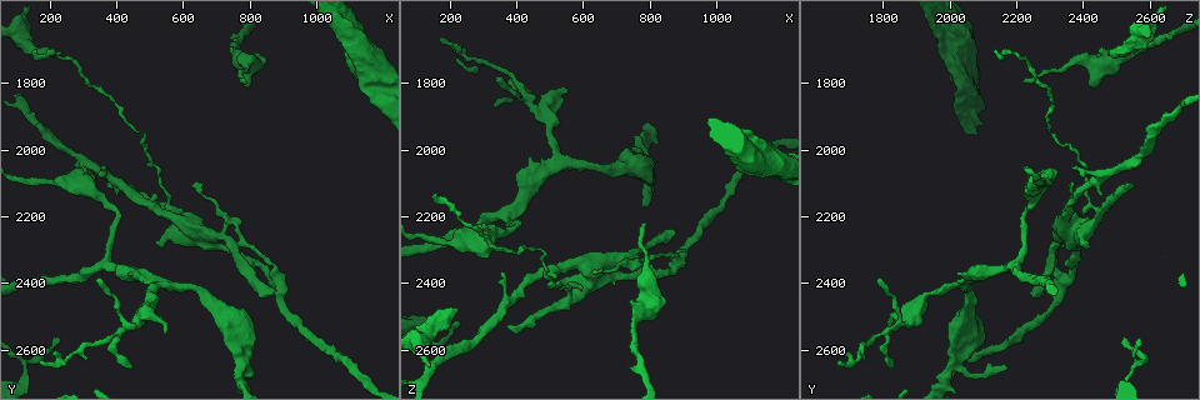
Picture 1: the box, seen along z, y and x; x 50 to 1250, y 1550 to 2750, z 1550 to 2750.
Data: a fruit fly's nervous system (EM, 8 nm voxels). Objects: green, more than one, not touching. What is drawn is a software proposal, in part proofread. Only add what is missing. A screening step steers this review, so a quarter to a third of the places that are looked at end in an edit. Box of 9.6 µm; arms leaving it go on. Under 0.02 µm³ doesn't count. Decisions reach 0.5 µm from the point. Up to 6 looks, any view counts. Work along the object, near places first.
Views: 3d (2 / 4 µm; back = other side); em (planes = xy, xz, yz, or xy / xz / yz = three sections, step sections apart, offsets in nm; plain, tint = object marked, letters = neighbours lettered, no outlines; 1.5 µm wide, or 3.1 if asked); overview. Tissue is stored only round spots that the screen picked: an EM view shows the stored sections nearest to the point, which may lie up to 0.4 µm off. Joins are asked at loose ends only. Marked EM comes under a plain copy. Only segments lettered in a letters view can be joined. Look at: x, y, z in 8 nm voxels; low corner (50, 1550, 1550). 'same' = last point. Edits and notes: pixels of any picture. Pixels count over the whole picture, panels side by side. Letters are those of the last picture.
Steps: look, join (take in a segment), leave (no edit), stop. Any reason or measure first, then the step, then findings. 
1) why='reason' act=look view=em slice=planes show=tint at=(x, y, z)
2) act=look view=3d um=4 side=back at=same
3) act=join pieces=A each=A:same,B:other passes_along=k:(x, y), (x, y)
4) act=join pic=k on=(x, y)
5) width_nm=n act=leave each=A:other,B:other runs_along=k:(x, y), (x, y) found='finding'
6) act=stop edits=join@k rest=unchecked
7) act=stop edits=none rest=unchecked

why='branch stops here' act=look view=3d um=4 at=(790, 2650, 2180)

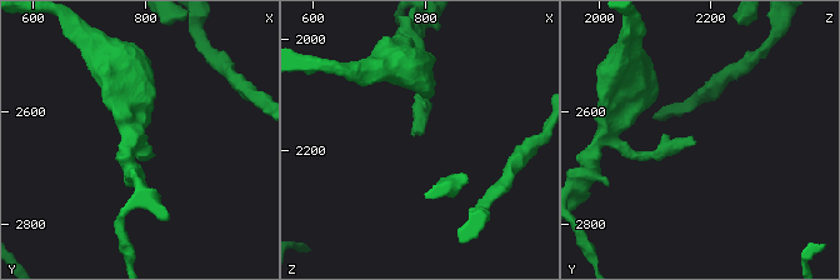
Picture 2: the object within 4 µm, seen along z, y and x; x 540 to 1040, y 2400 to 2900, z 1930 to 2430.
why='shape alone is not enough' act=look view=em slice=yz step=8 show=tint at=(790, 2660, 2175)

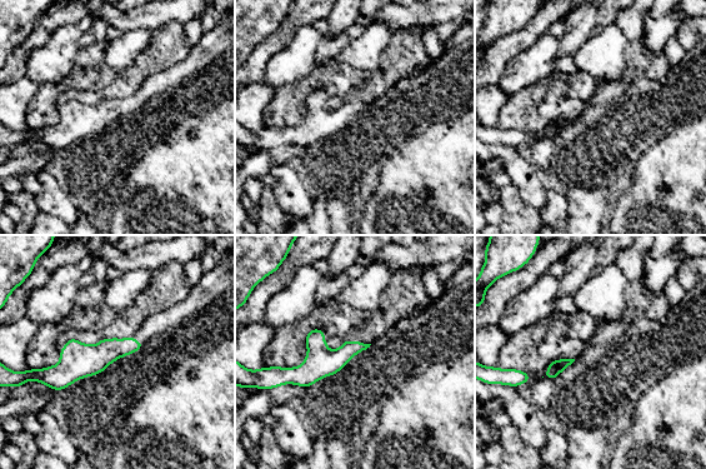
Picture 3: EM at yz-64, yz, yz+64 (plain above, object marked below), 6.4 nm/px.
why='cut it another way' act=look view=em slice=xy step=8 show=letters at=same

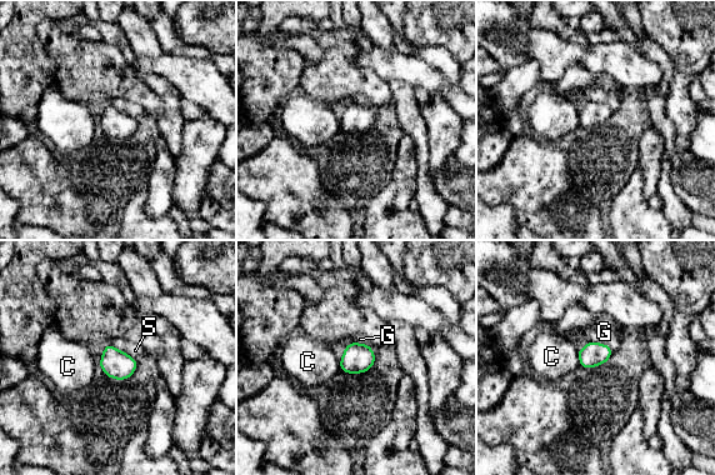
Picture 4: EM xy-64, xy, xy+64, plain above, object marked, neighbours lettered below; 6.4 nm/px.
act=leave each=C:other,G:other,S:other border=4:(589, 340), (605, 343), (613, 350) found='none of them fits'

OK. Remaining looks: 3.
why='branch stops here' act=look view=em slice=xz step=8 show=letters at=(230, 1700, 2480)

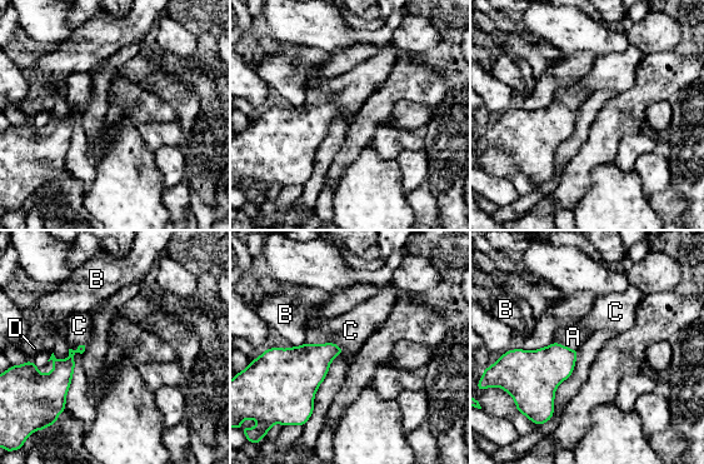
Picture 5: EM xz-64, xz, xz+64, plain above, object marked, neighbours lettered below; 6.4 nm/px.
act=join pieces=C each=A:other,B:other,C:same,D:other passes_along=5:(299, 370), (326, 343), (350, 330) found='the neuron continues'

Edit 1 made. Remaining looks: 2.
act=stop edits=join@5 rest=unchecked

